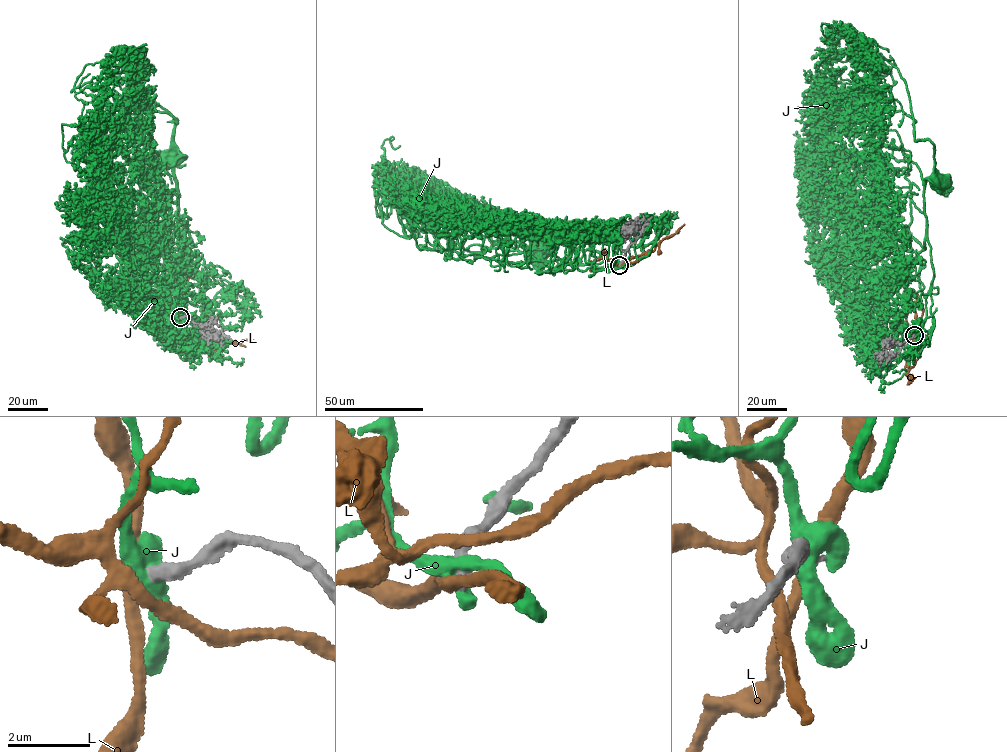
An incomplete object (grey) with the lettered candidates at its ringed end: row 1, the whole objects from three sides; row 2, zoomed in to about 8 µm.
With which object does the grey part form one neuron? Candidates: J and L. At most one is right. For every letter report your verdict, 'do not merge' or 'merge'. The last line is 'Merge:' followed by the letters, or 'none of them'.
J: merge
L: do not merge
Merge: J

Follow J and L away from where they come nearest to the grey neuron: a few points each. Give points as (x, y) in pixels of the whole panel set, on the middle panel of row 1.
J: (619, 265), (613, 264), (618, 262), (615, 267), (605, 263), (597, 251), (577, 249), (539, 231), (541, 245)
L: (618, 266), (590, 270), (615, 265), (651, 252), (684, 224)

